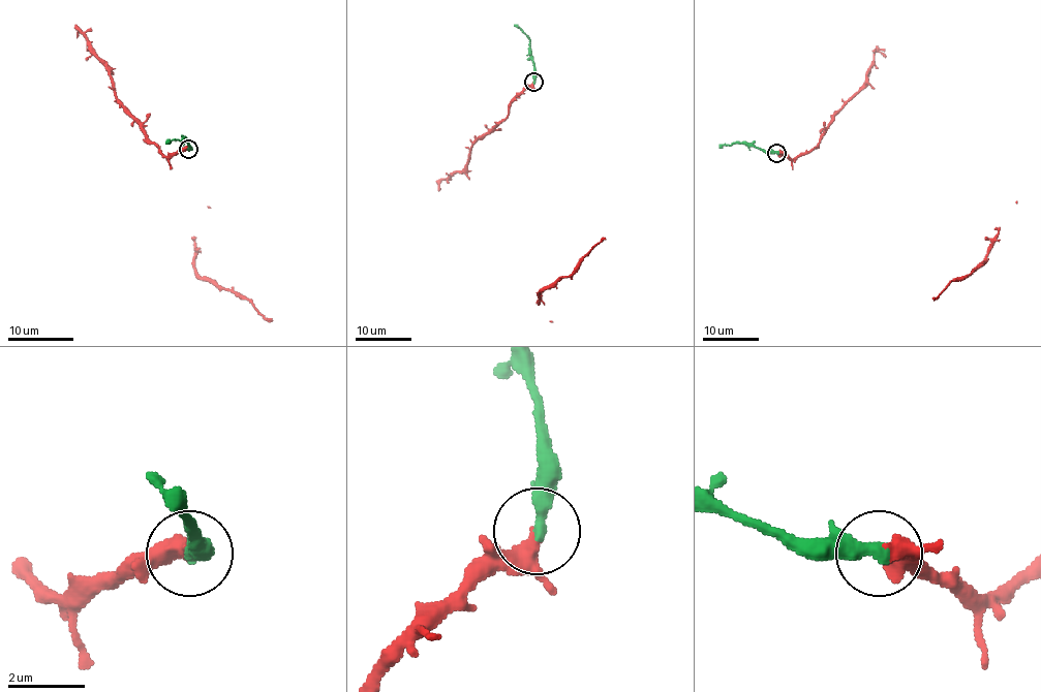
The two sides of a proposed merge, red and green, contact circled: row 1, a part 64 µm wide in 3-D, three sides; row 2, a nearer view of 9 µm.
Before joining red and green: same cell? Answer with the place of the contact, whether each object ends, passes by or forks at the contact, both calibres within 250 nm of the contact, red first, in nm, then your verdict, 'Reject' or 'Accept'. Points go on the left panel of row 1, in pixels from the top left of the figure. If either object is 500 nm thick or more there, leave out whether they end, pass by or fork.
Place: (188, 149). At the ring red passes by. At the ring green ends. Thickness 320 nm (red) against 400 nm. Accept

